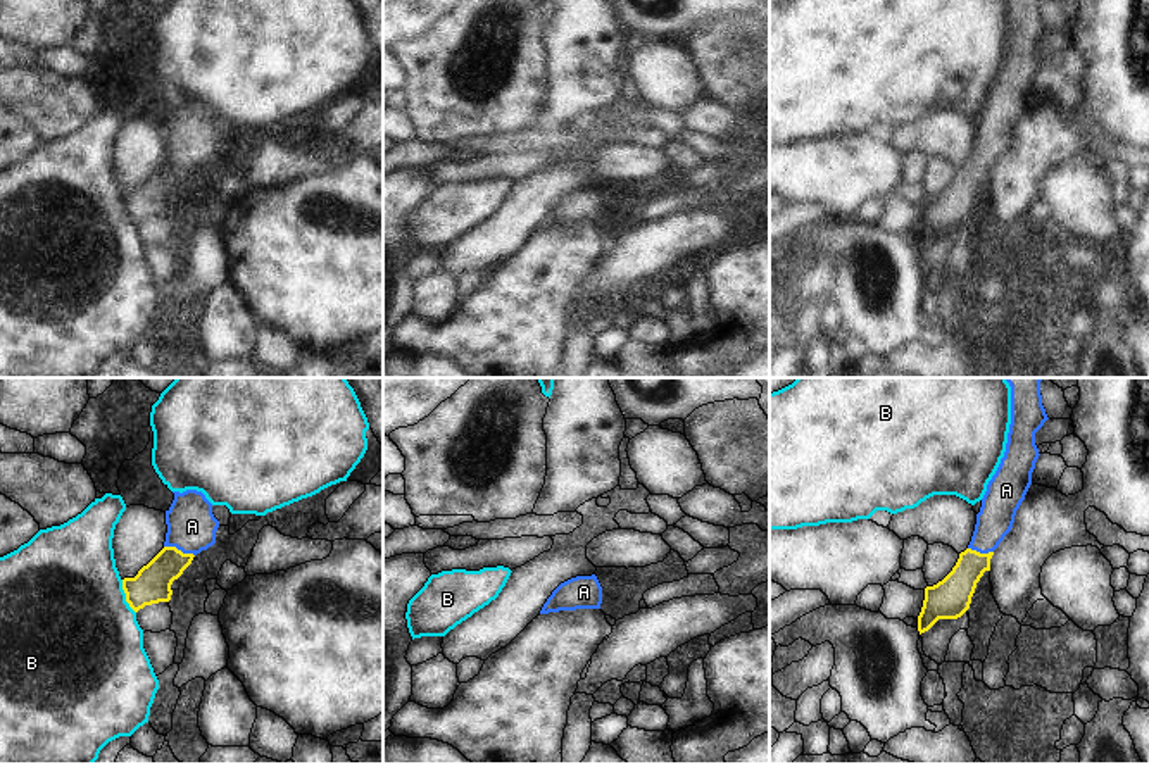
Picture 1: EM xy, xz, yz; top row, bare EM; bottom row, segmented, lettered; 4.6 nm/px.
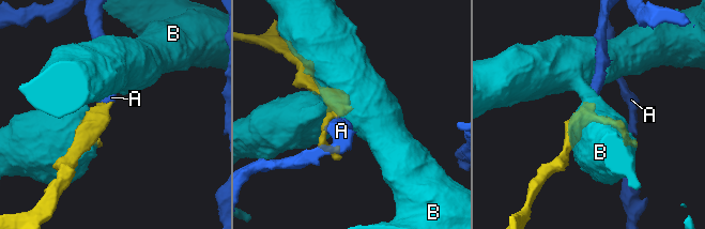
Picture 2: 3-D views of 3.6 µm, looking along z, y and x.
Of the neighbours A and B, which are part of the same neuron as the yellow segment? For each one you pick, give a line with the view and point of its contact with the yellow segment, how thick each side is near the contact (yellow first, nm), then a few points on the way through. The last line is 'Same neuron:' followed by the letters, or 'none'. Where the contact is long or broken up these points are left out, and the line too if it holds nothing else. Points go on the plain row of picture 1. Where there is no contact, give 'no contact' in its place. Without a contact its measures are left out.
A: meets yellow in xy at (180, 164); 170 nm thick on the yellow side, 220 nm on the other; runs through xy (152, 197), (180, 164), (192, 140)
Same neuron: A

